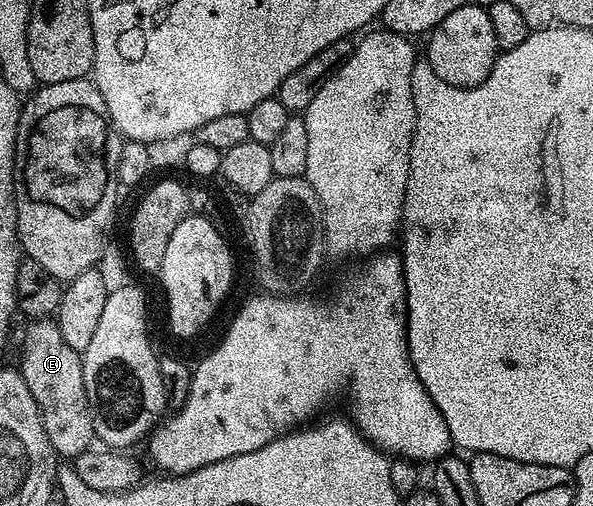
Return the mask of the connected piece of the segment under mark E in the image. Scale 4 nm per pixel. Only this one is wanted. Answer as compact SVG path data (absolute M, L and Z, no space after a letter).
M35 319L23 333L23 354L19 357L17 368L23 374L25 387L29 387L29 395L33 395L33 403L37 403L37 411L41 415L41 423L45 427L45 435L49 435L49 443L56 454L63 459L73 459L81 455L81 451L92 448L96 440L95 419L83 378L83 359L80 353L73 351L65 339L61 339L58 324L51 319Z

